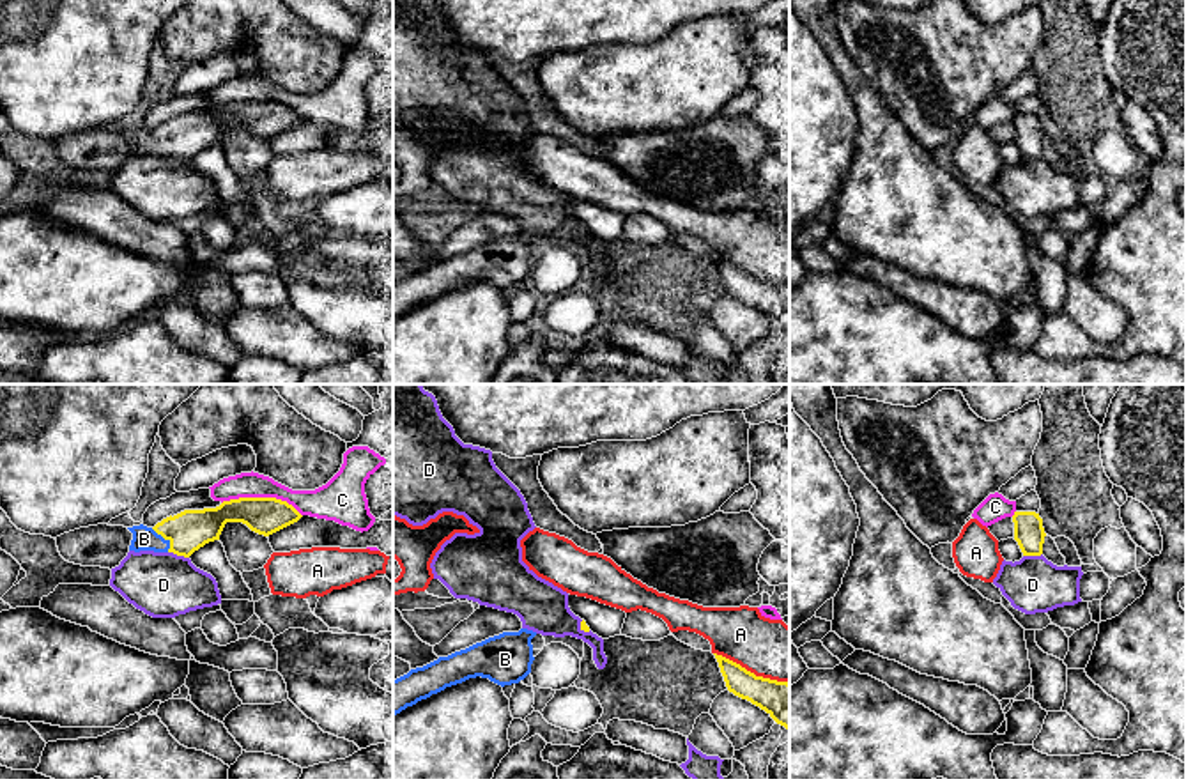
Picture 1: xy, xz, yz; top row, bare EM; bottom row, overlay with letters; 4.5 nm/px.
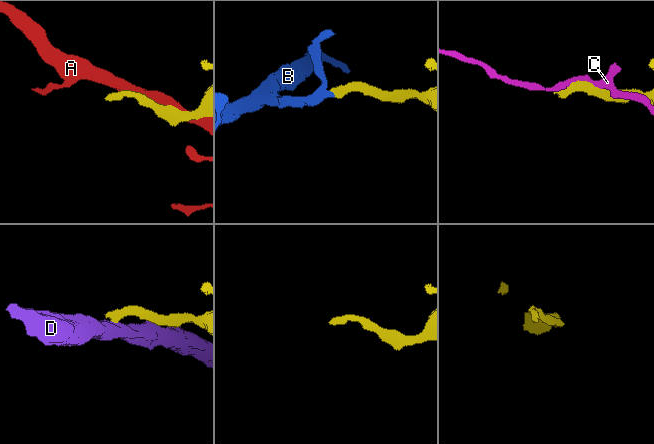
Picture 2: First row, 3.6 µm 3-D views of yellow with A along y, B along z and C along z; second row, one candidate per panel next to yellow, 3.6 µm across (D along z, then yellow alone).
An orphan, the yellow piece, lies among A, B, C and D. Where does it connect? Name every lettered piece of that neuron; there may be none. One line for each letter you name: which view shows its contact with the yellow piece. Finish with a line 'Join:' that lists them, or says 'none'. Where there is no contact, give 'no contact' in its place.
B: xy
Join: B

